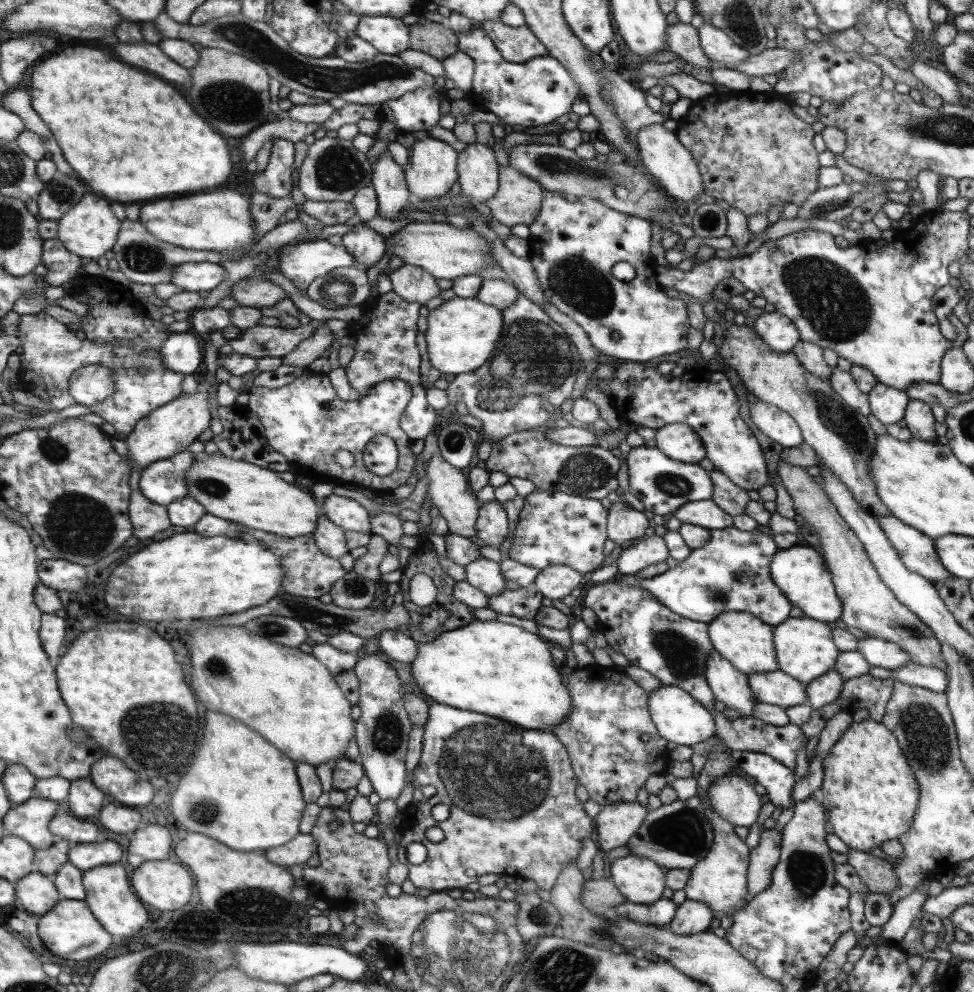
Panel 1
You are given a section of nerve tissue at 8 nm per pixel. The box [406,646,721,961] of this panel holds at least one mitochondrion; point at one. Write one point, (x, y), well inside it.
(491, 774)

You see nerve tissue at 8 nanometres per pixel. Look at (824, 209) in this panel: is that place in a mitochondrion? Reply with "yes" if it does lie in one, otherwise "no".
yes

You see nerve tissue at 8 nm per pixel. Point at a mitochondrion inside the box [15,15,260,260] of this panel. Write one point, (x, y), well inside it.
(61, 193)

